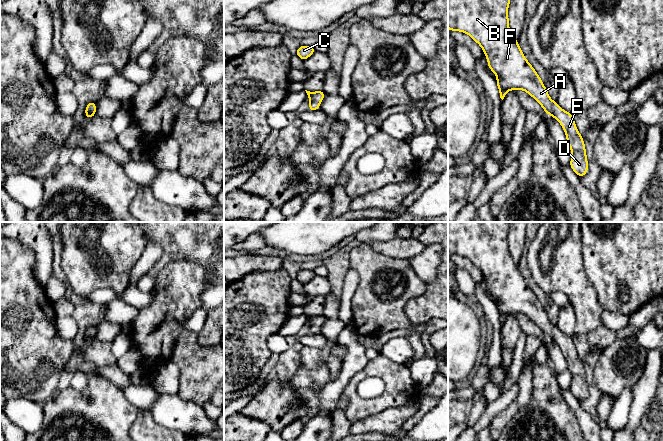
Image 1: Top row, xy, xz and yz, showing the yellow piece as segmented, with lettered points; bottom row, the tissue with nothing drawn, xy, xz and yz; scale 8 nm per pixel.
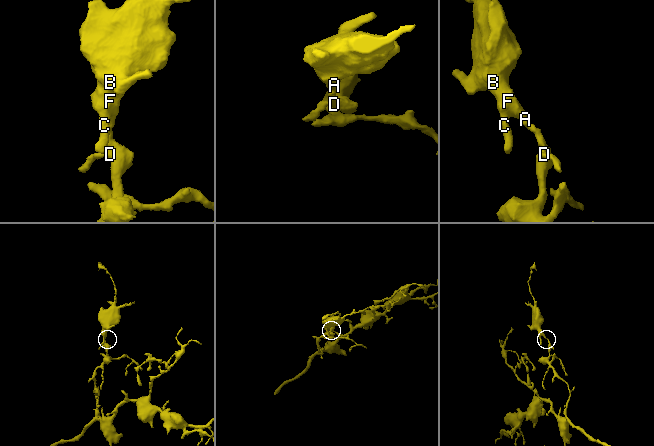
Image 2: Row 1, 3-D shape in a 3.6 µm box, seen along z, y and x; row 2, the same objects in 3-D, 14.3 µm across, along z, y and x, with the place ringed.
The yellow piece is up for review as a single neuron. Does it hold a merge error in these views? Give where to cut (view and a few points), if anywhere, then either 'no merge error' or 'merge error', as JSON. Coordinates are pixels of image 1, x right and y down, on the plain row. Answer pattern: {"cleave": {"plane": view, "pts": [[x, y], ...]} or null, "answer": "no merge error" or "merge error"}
{"cleave": null, "answer": "no merge error"}

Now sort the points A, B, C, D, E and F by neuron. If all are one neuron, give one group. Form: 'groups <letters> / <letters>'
groups A B C D E F

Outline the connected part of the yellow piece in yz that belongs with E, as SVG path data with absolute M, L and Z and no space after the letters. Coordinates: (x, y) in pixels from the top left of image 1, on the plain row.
M448 222L448 253L468 258L478 267L486 279L489 293L497 300L500 322L503 324L509 314L524 314L533 321L544 333L561 348L567 368L572 375L569 390L582 401L588 396L588 384L584 364L577 354L571 336L564 335L554 326L544 310L541 302L527 285L509 252L508 231L511 222Z

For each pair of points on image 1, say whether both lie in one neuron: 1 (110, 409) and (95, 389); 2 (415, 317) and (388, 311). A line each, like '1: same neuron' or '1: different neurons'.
1: same neuron
2: different neurons

